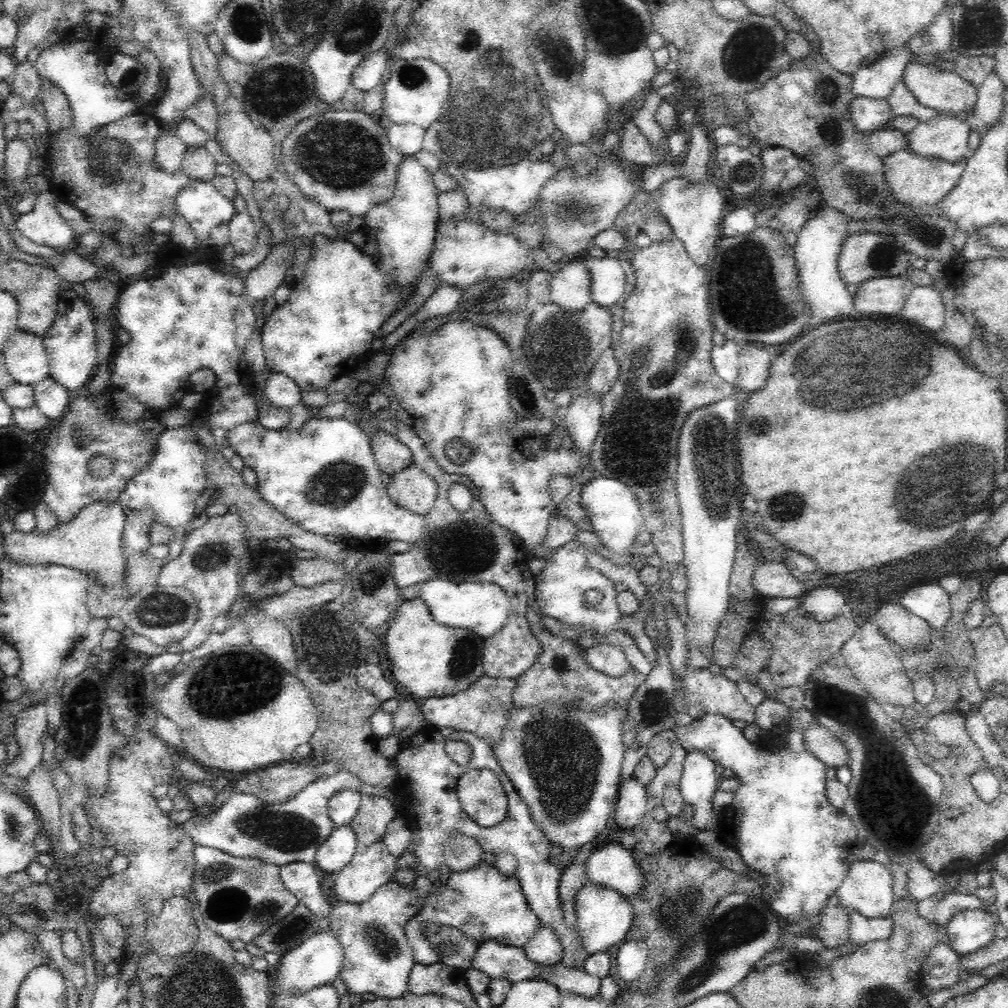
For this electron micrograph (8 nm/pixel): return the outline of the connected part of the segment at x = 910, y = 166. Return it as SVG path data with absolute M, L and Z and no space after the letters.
M902 148L883 159L883 171L891 193L913 210L928 204L938 204L961 179L966 163L967 158L952 162L935 156L920 156L909 148Z

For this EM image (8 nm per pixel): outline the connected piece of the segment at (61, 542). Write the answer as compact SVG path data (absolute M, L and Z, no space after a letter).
M96 502L90 504L82 509L78 514L72 517L72 520L66 522L66 524L59 524L50 530L50 532L42 533L38 528L33 532L12 532L8 536L4 536L4 553L10 559L18 561L20 564L52 564L67 566L82 571L92 579L100 581L104 587L112 586L117 592L117 596L120 598L128 598L128 587L125 580L125 566L127 557L123 551L124 543L124 528L127 513L121 508L118 502Z

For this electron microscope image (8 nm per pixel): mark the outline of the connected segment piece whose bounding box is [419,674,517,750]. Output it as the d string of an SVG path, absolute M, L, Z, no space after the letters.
M482 675L474 684L455 695L435 697L431 696L419 706L424 714L429 728L454 728L455 731L466 731L486 742L495 750L502 742L507 726L509 714L516 707L513 694L517 685L514 678L492 678Z

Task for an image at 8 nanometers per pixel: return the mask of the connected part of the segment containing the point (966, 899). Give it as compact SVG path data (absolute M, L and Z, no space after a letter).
M951 891L945 894L941 900L932 908L931 915L933 920L940 926L946 926L947 922L960 911L976 910L976 908L982 908L988 912L996 915L995 904L988 904L975 894L962 894L961 892Z

